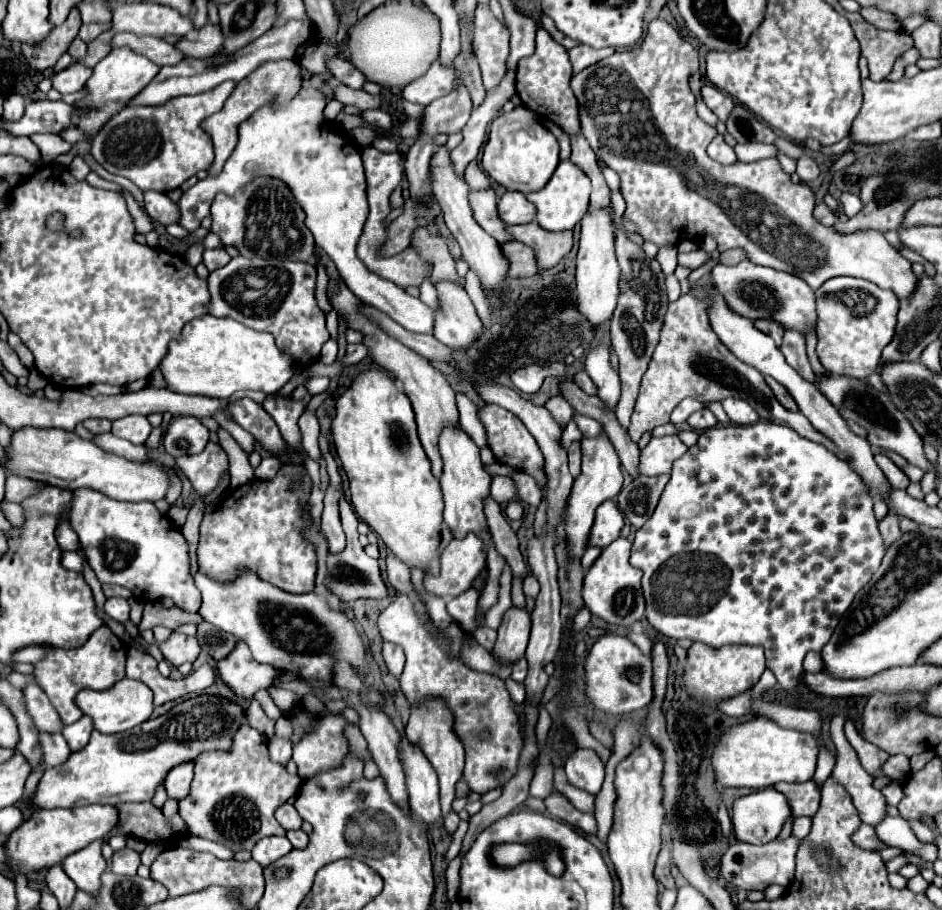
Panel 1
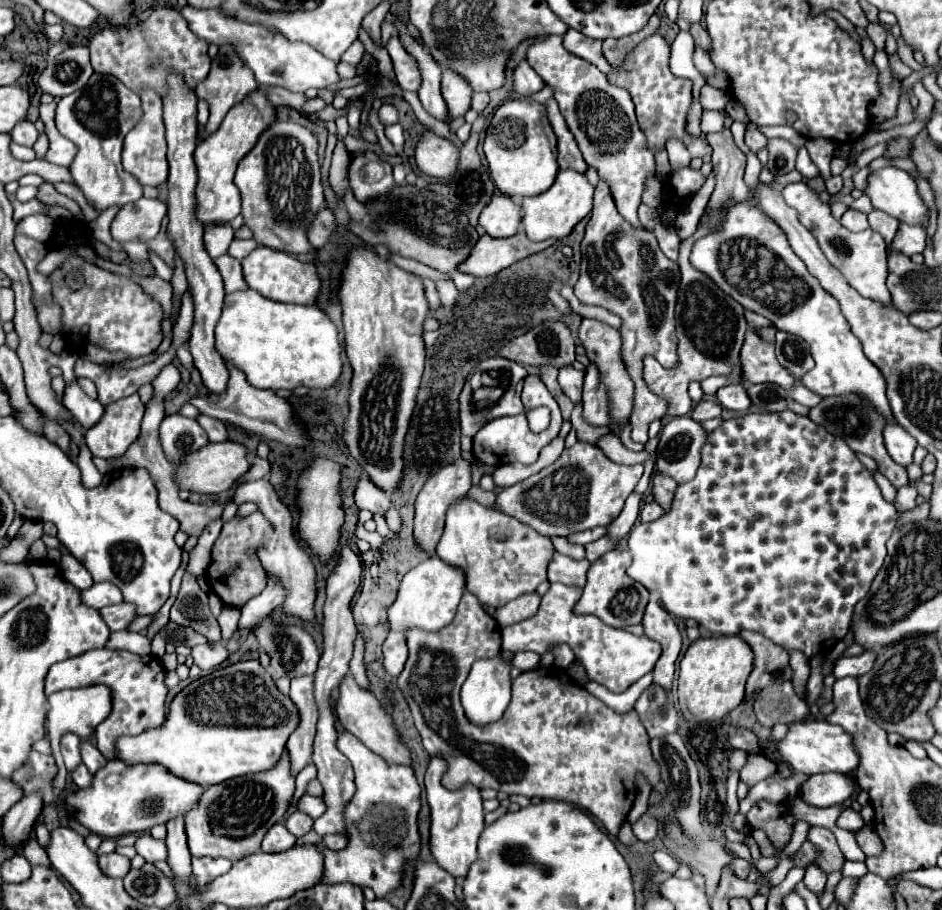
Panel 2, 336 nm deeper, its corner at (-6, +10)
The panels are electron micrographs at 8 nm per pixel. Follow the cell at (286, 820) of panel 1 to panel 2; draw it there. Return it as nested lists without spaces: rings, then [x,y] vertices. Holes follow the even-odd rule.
[[[295,810],[295,812],[285,820],[285,826],[287,826],[287,830],[289,830],[291,834],[295,834],[297,838],[301,838],[303,834],[307,834],[307,832],[311,830],[313,818],[311,818],[309,814],[305,814],[305,812]]]

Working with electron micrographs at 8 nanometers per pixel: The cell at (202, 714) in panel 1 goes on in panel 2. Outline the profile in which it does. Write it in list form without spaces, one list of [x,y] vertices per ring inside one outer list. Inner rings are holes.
[[[257,660],[237,662],[227,668],[219,668],[213,674],[201,676],[183,688],[171,702],[165,724],[137,736],[121,736],[115,740],[115,758],[125,764],[163,764],[171,774],[195,780],[197,784],[211,786],[235,776],[263,772],[277,764],[289,734],[299,722],[297,708],[289,696],[283,696],[269,672]]]

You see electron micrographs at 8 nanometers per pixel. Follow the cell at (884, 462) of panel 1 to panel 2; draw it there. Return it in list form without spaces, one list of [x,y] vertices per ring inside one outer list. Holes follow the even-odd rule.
[[[887,424],[883,430],[883,440],[885,440],[885,448],[887,448],[889,456],[899,466],[909,466],[913,462],[913,450],[915,450],[917,442],[899,424]]]

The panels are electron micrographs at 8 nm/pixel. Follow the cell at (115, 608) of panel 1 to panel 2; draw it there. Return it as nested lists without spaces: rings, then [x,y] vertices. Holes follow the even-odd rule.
[[[99,582],[99,584],[93,584],[89,590],[83,590],[81,592],[81,598],[87,606],[91,608],[105,608],[105,606],[111,606],[111,604],[121,604],[123,602],[123,596],[121,596],[121,590],[113,584],[113,582]]]

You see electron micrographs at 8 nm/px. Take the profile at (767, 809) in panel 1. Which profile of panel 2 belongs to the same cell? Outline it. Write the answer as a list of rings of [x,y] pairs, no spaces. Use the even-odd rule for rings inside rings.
[[[815,774],[799,786],[799,798],[811,806],[827,808],[839,802],[847,802],[849,796],[853,794],[853,788],[855,780],[849,780],[845,774]]]

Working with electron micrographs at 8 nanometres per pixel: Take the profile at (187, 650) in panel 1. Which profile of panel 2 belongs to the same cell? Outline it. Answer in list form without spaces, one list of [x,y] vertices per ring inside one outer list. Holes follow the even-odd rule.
[[[207,642],[201,646],[193,646],[191,656],[201,670],[211,670],[211,668],[219,666],[229,656],[229,652],[227,652],[223,642],[221,644],[219,642]]]

